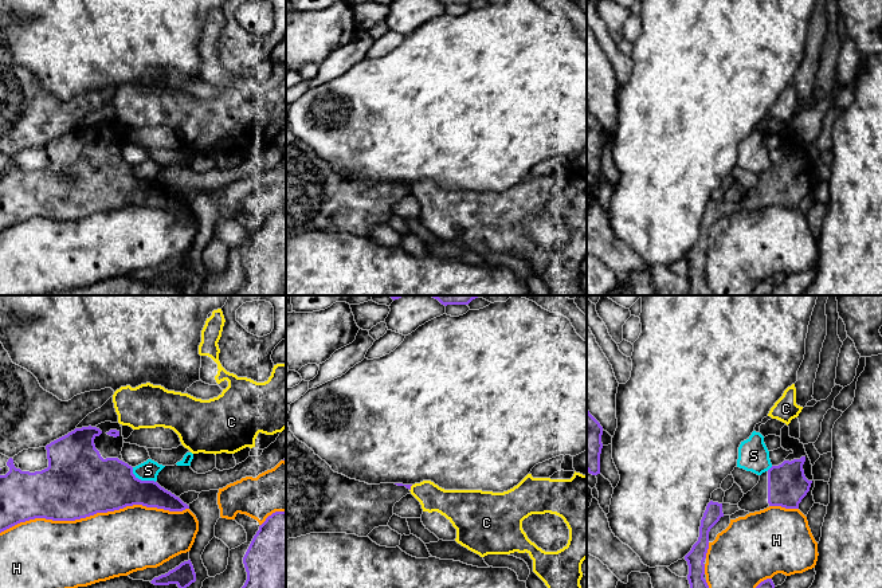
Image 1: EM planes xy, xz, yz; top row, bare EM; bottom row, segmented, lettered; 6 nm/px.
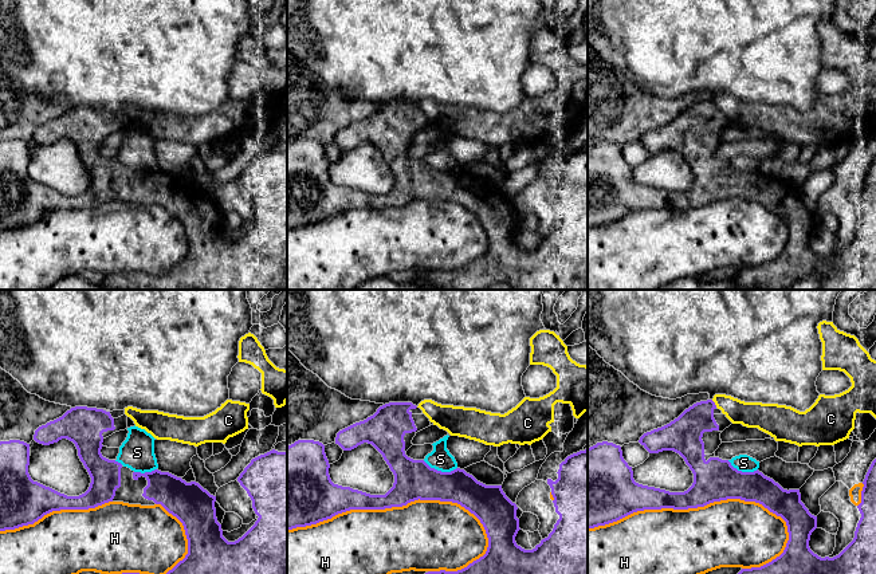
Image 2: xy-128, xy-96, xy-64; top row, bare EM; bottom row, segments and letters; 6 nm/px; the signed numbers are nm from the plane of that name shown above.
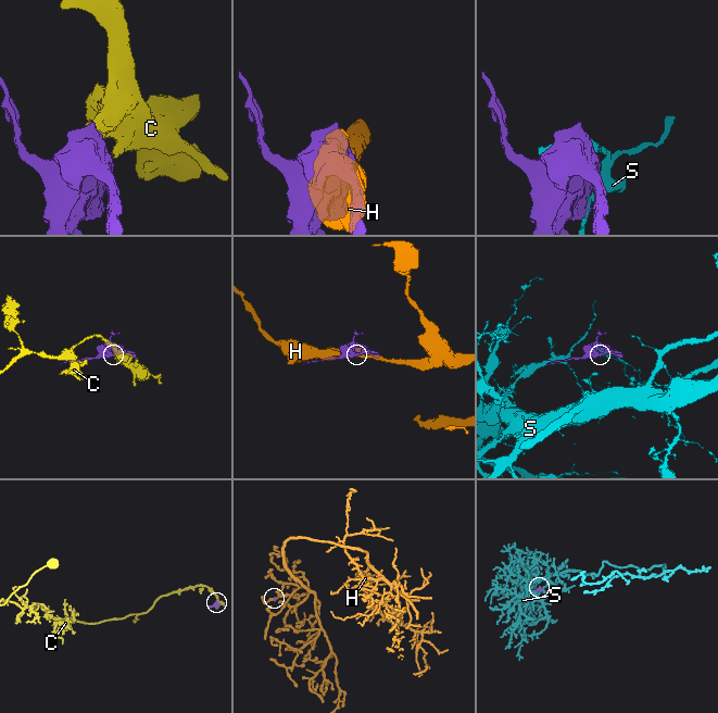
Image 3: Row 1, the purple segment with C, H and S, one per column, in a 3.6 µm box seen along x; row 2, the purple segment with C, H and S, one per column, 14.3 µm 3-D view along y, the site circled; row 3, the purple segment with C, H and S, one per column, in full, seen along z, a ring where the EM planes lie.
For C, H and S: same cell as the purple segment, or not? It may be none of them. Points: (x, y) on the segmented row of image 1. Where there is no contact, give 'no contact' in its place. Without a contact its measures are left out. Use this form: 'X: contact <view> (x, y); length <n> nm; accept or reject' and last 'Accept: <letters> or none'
C: contact xz (410, 487); length 40 nm; reject
H: contact xy (94, 513); length 1150 nm; reject
S: contact xy (140, 479); length 170 nm; reject
Accept: none

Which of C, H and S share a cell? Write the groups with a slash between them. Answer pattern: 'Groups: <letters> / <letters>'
Groups: C / H / S

